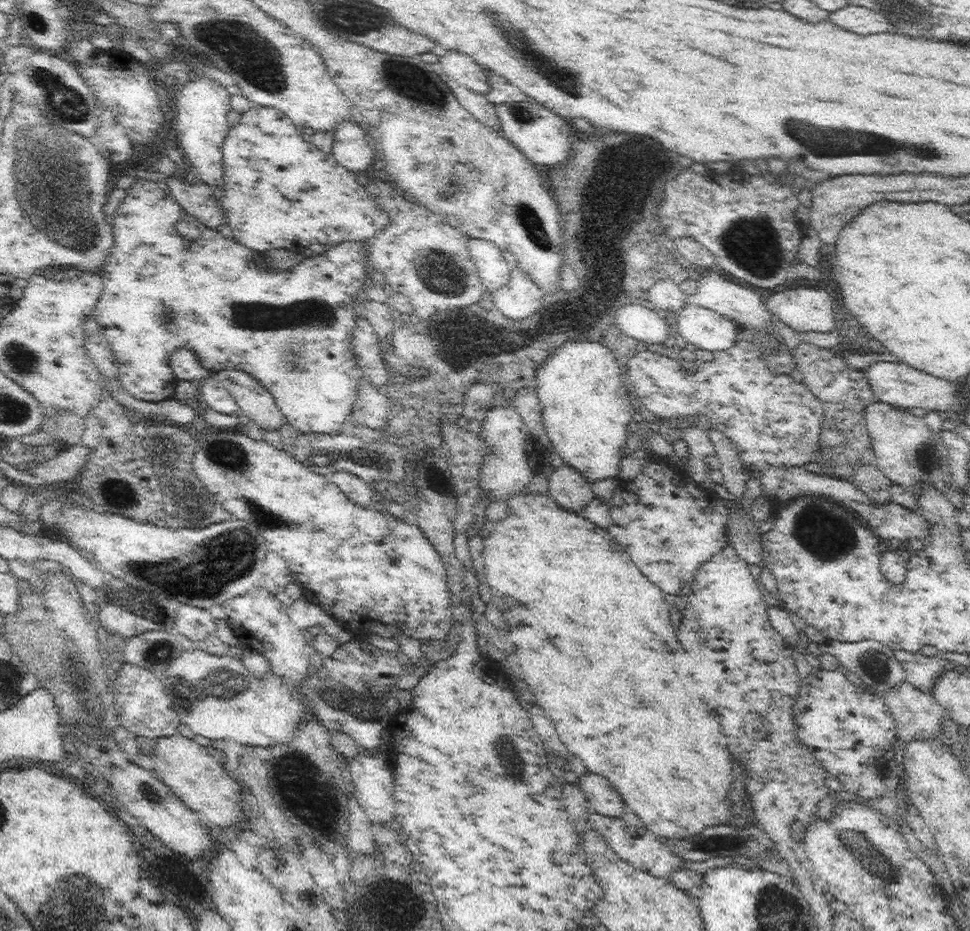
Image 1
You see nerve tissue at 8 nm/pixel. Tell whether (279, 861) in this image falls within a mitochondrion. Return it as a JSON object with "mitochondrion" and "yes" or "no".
{"mitochondrion":"yes"}

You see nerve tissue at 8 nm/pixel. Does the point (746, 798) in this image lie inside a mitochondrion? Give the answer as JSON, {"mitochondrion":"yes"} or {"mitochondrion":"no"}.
{"mitochondrion":"no"}

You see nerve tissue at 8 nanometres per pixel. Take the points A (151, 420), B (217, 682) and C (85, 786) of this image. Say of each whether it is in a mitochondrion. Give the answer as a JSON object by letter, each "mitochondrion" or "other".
{"A":"other","B":"mitochondrion","C":"other"}

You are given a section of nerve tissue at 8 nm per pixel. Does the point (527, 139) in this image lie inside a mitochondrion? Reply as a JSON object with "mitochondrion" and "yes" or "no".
{"mitochondrion":"no"}

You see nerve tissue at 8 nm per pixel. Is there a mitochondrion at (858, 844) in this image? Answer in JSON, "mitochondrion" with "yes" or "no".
{"mitochondrion":"yes"}

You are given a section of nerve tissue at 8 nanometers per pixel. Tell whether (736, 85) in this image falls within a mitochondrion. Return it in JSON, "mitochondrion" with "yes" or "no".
{"mitochondrion":"no"}

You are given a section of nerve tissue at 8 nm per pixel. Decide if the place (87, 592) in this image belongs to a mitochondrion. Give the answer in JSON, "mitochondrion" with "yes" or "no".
{"mitochondrion":"no"}

